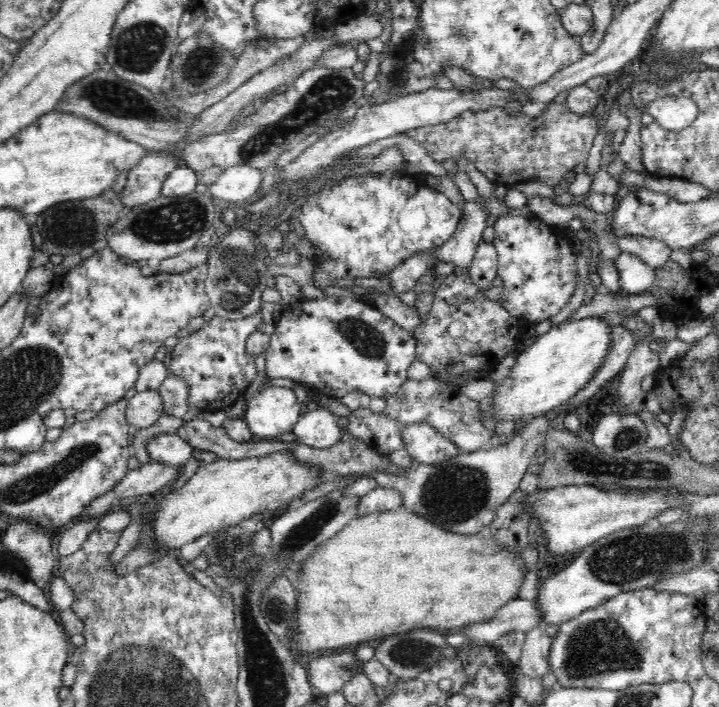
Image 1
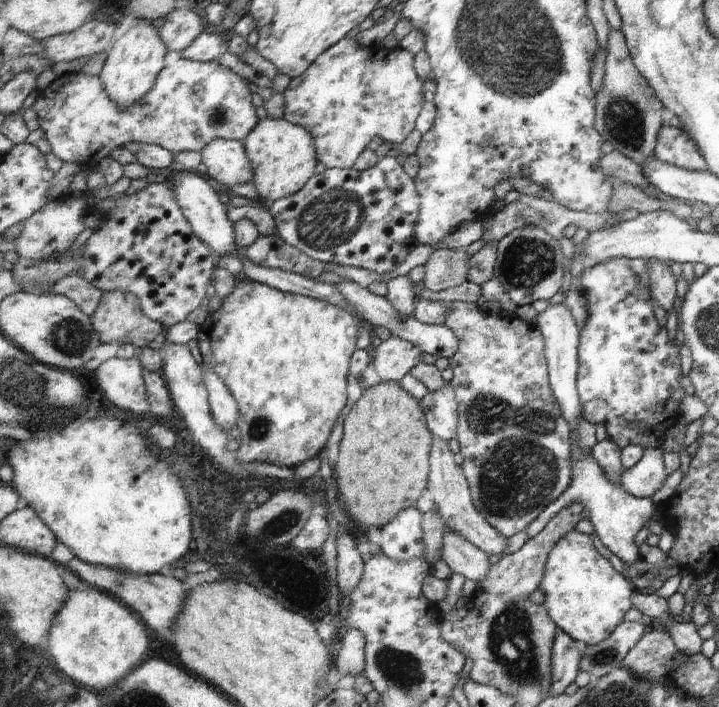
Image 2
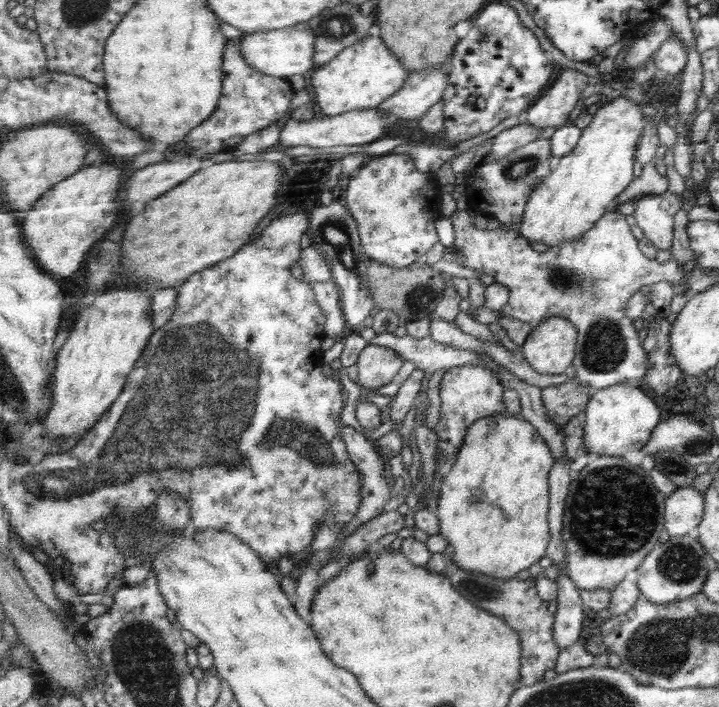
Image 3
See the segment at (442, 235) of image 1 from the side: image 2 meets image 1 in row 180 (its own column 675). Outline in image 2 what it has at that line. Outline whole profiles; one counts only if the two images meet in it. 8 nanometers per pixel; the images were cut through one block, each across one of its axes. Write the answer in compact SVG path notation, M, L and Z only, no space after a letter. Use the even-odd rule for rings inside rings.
M621 257L614 262L607 264L593 264L586 267L584 270L583 278L583 290L587 298L590 299L589 311L590 316L587 325L582 328L581 332L581 345L579 348L580 357L580 374L579 374L579 391L583 402L583 416L594 424L604 424L607 428L610 439L614 439L623 449L630 445L640 445L645 449L657 449L661 447L665 439L666 431L678 423L678 406L680 406L680 400L684 398L684 392L682 392L682 386L680 386L680 357L678 354L678 346L672 344L672 340L668 338L668 332L662 332L658 328L658 322L652 314L652 297L651 292L648 292L648 284L646 284L646 278L642 275L636 274L626 261L628 258Z

